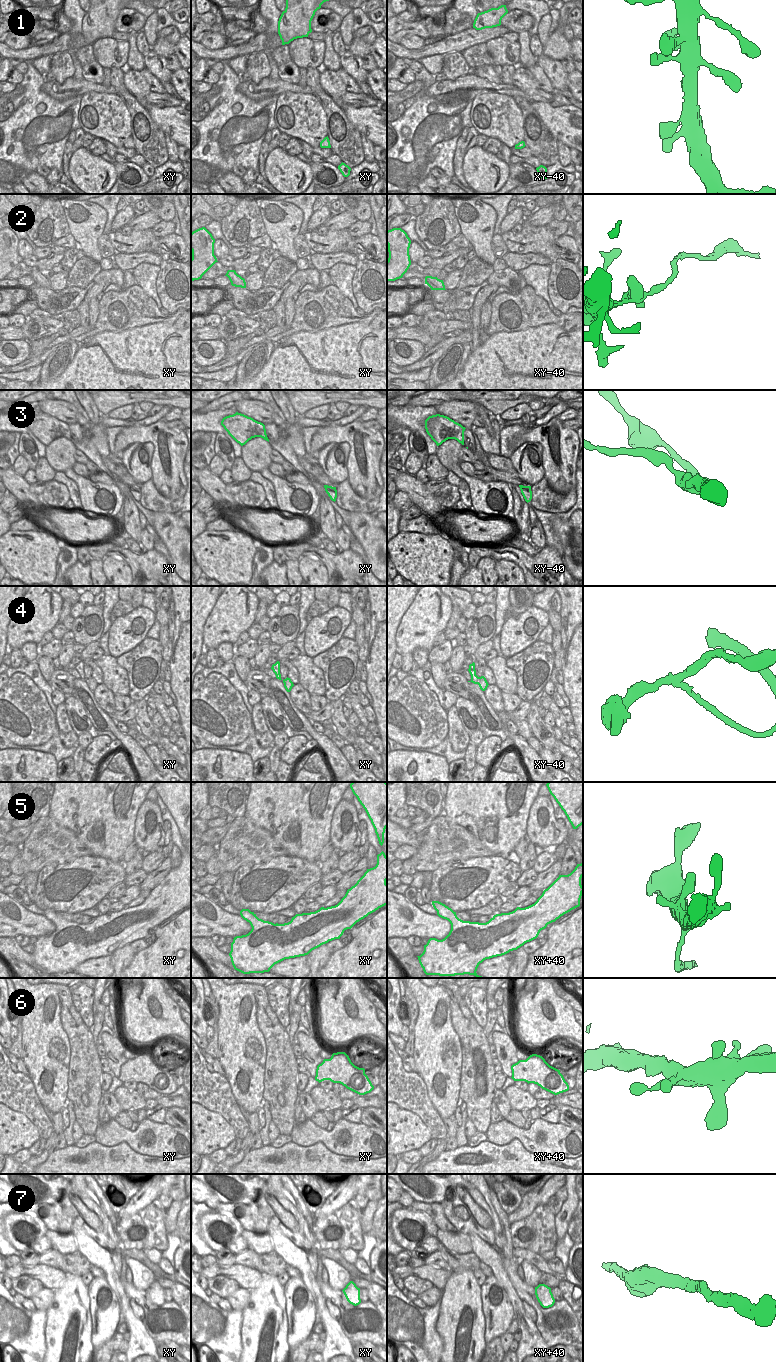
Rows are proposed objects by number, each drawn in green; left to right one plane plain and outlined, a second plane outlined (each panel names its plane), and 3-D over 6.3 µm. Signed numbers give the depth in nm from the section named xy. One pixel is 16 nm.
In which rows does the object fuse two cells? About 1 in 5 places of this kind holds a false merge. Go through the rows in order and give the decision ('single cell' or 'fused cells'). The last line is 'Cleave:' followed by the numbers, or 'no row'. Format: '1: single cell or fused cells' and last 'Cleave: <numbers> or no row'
1: single cell
2: fused cells
3: single cell
4: single cell
5: single cell
6: single cell
7: single cell
Cleave: 2

